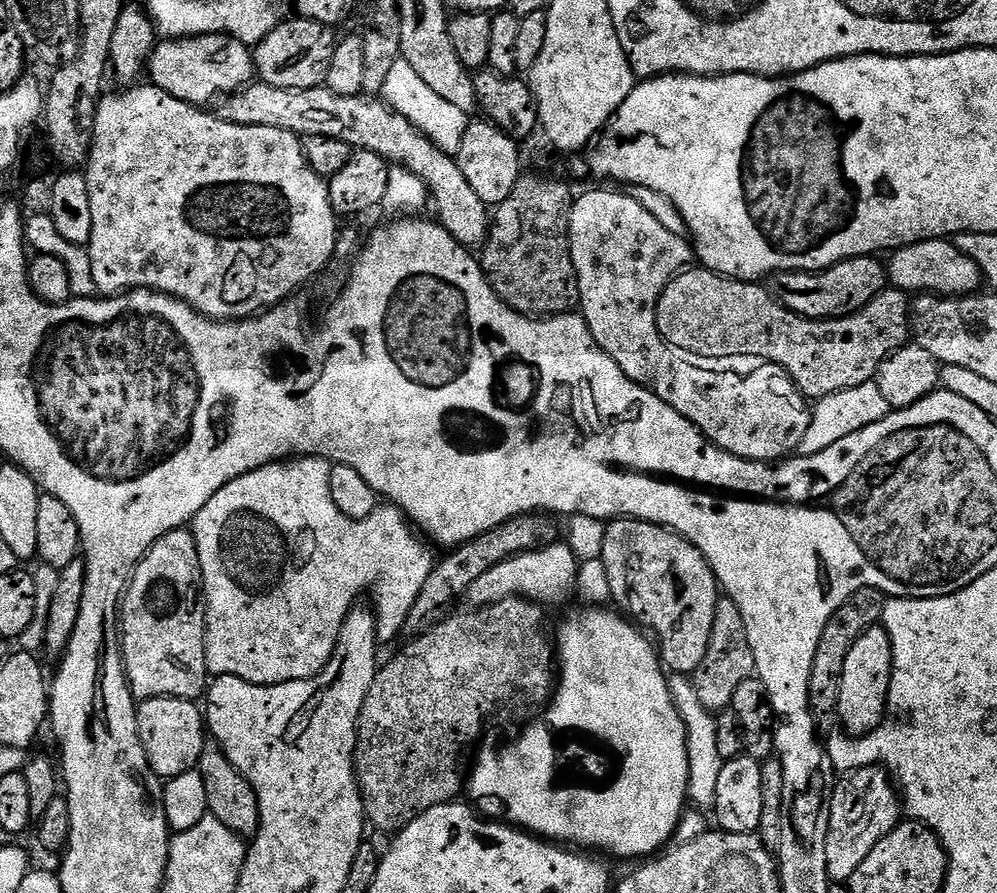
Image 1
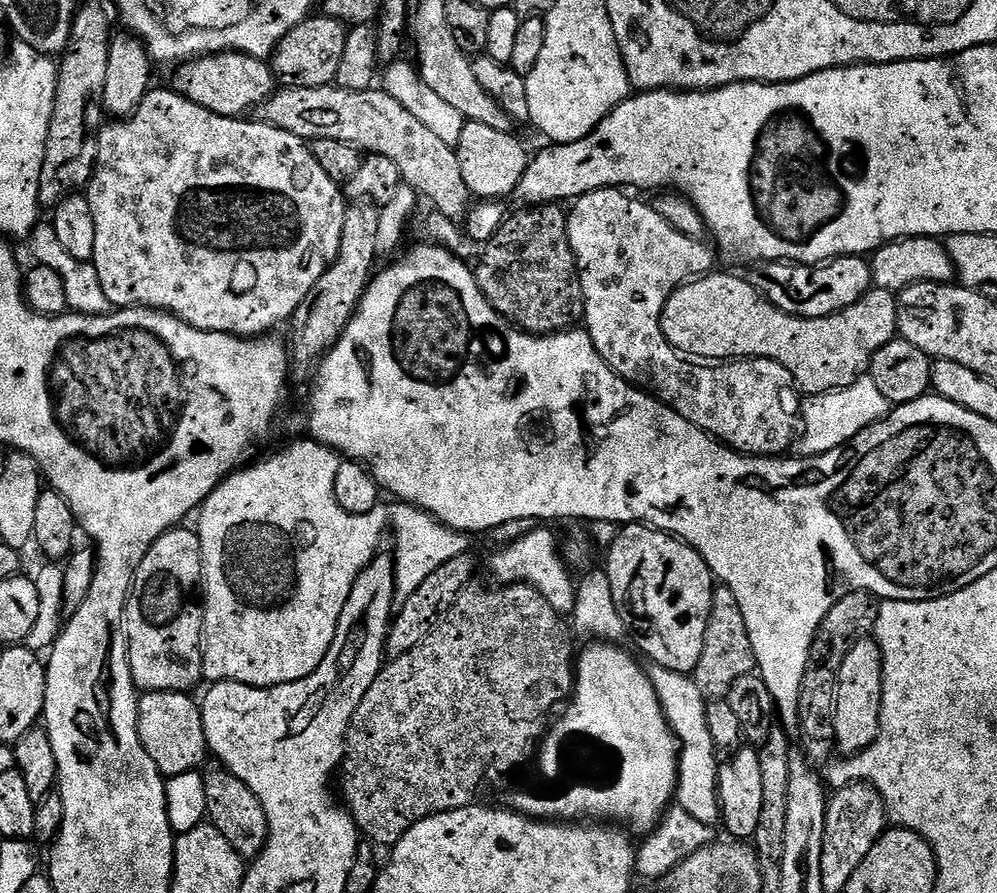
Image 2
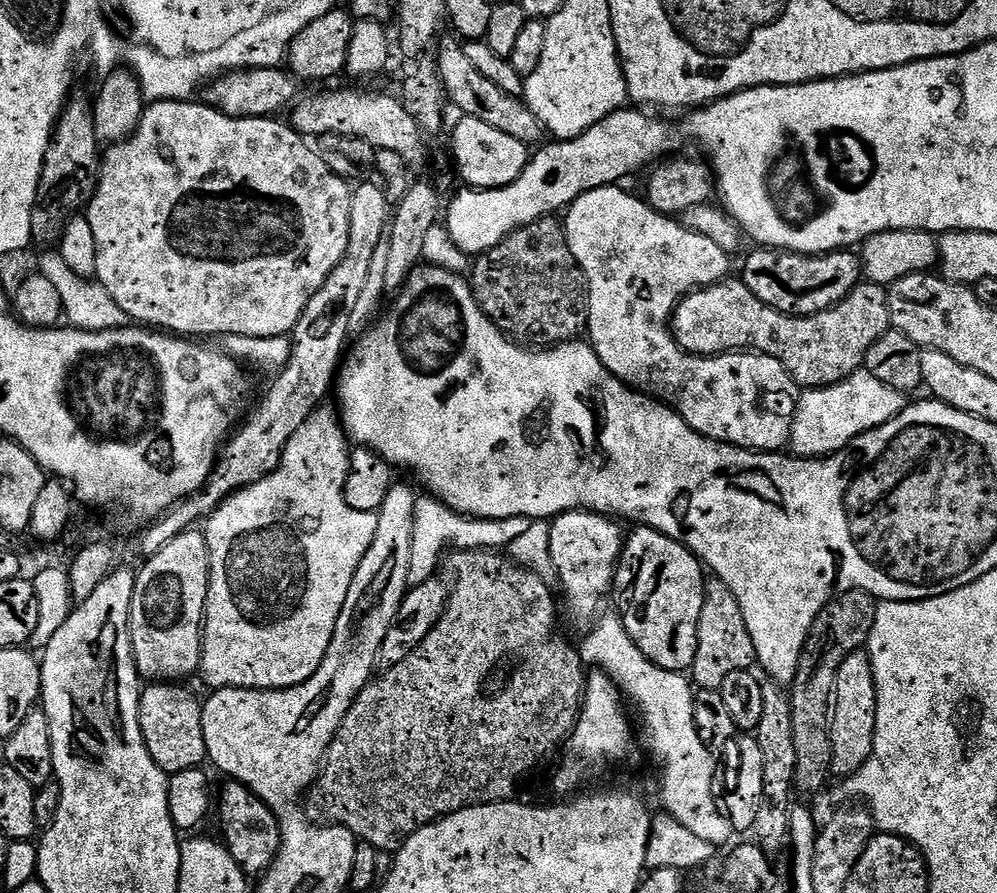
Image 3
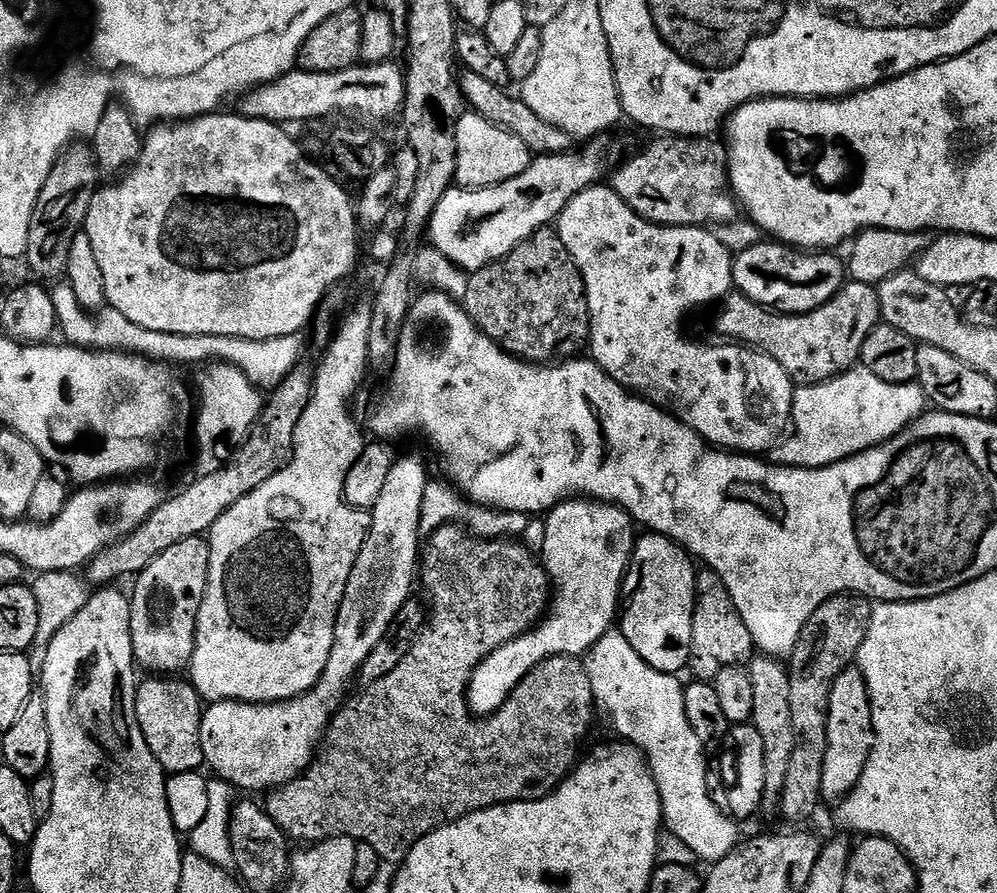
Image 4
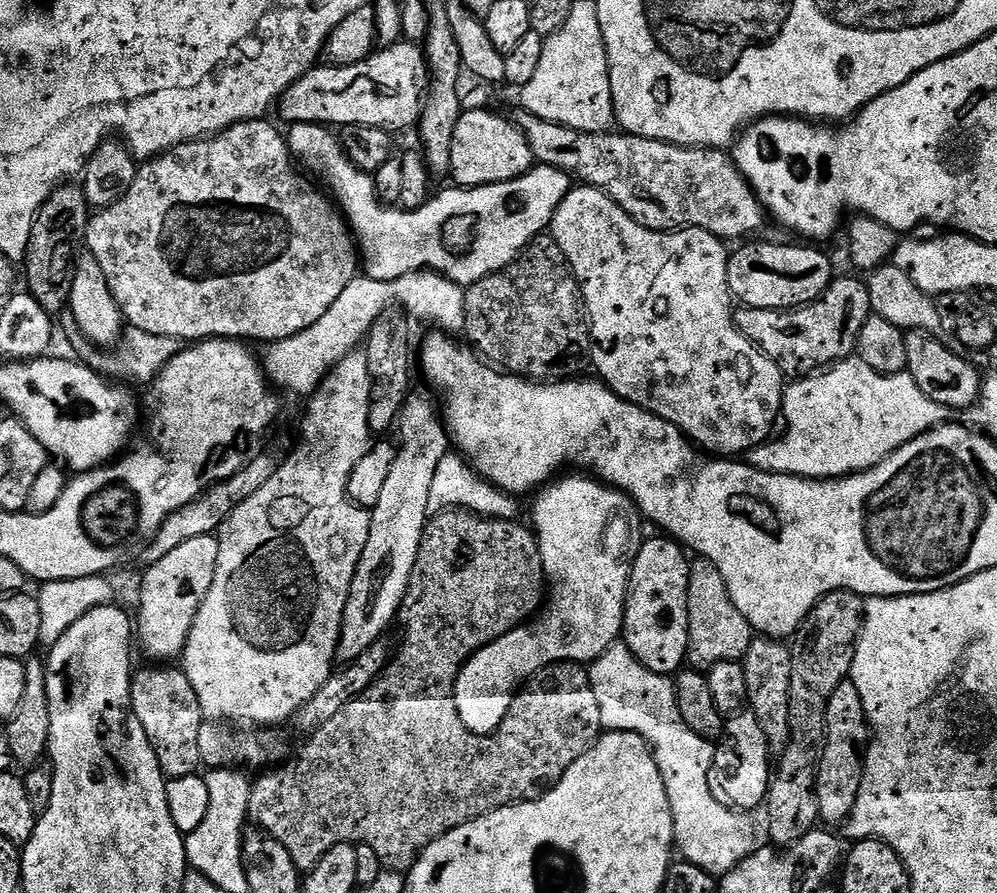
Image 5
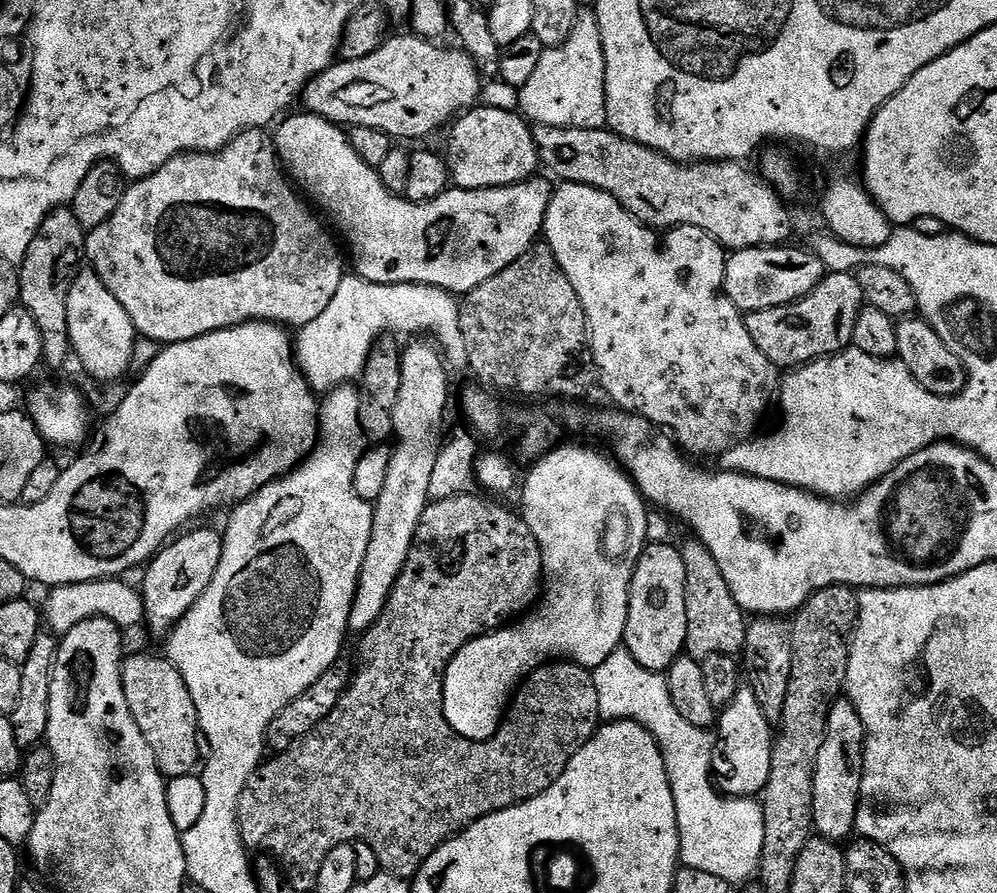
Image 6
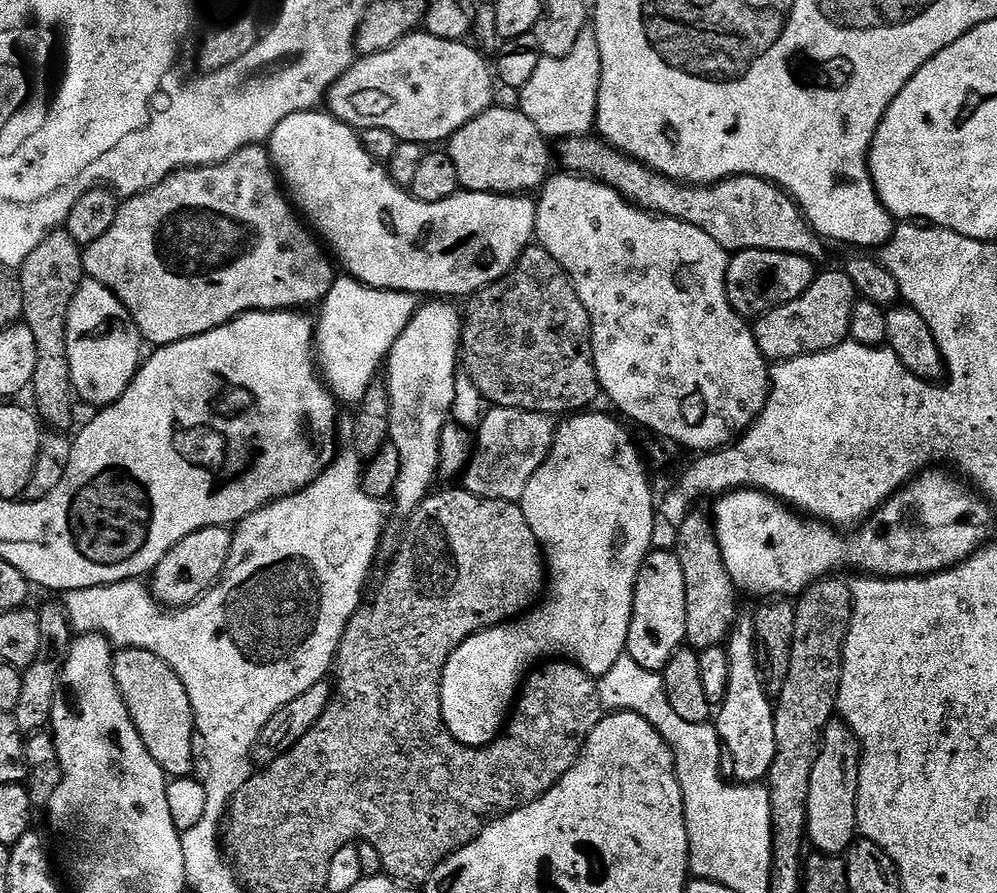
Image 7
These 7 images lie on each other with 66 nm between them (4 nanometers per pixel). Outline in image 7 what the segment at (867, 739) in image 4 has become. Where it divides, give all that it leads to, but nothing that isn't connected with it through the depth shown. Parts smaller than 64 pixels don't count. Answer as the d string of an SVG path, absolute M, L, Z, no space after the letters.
M833 718L824 731L820 743L818 762L810 774L810 798L808 799L808 830L806 840L817 853L840 856L847 853L857 839L856 803L858 802L858 778L862 749L852 729L839 718Z

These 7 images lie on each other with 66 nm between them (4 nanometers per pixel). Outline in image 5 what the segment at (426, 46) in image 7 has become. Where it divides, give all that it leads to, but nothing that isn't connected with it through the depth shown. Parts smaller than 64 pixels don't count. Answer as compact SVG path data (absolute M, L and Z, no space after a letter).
M401 42L373 51L354 66L313 66L298 77L278 99L285 125L361 124L375 128L408 128L417 123L428 91L428 62L419 43Z

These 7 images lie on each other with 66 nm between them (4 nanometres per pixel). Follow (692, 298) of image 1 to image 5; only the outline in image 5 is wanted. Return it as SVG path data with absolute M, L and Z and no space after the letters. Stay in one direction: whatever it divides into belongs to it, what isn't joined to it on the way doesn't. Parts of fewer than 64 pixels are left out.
M852 276L833 279L832 285L818 299L795 310L737 307L736 328L755 344L770 362L779 366L788 378L811 376L817 370L847 360L855 353L858 334L873 315L868 285Z

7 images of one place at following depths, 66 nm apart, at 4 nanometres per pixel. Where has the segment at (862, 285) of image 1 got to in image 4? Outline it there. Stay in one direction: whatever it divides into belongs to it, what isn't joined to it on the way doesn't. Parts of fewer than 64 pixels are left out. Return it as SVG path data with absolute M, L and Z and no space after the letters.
M762 242L758 246L750 246L750 250L735 253L732 262L732 282L735 291L741 292L755 304L761 304L763 308L772 309L773 312L813 312L818 310L818 306L830 302L830 298L834 298L834 294L838 294L838 290L846 283L845 261L840 261L832 255L836 254L828 250L801 250L779 242Z

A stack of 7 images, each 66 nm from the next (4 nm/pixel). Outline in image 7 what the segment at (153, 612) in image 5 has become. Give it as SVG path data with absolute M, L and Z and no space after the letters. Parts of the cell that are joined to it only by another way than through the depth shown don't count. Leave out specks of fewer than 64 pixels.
M225 526L223 528L203 528L178 542L158 562L155 572L150 576L150 591L155 603L168 610L187 608L196 603L205 592L215 586L220 575L226 570L226 562L230 558L232 549L233 529Z

